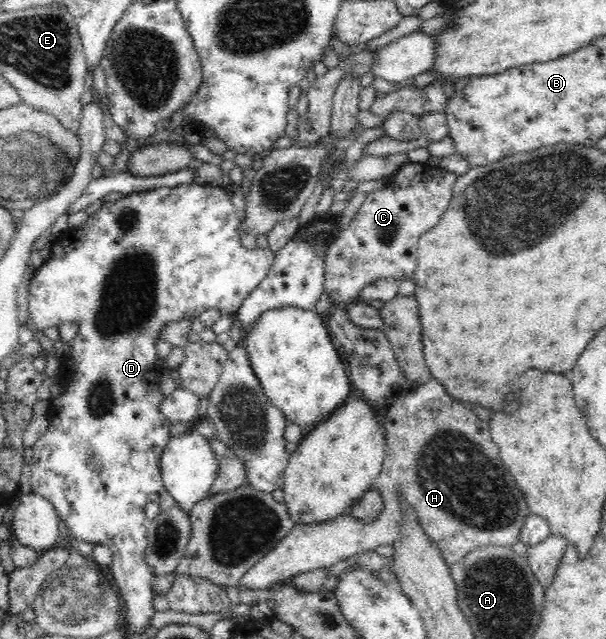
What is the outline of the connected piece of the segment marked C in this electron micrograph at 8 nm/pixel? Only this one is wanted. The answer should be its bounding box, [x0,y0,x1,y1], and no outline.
[323,162,458,306]

